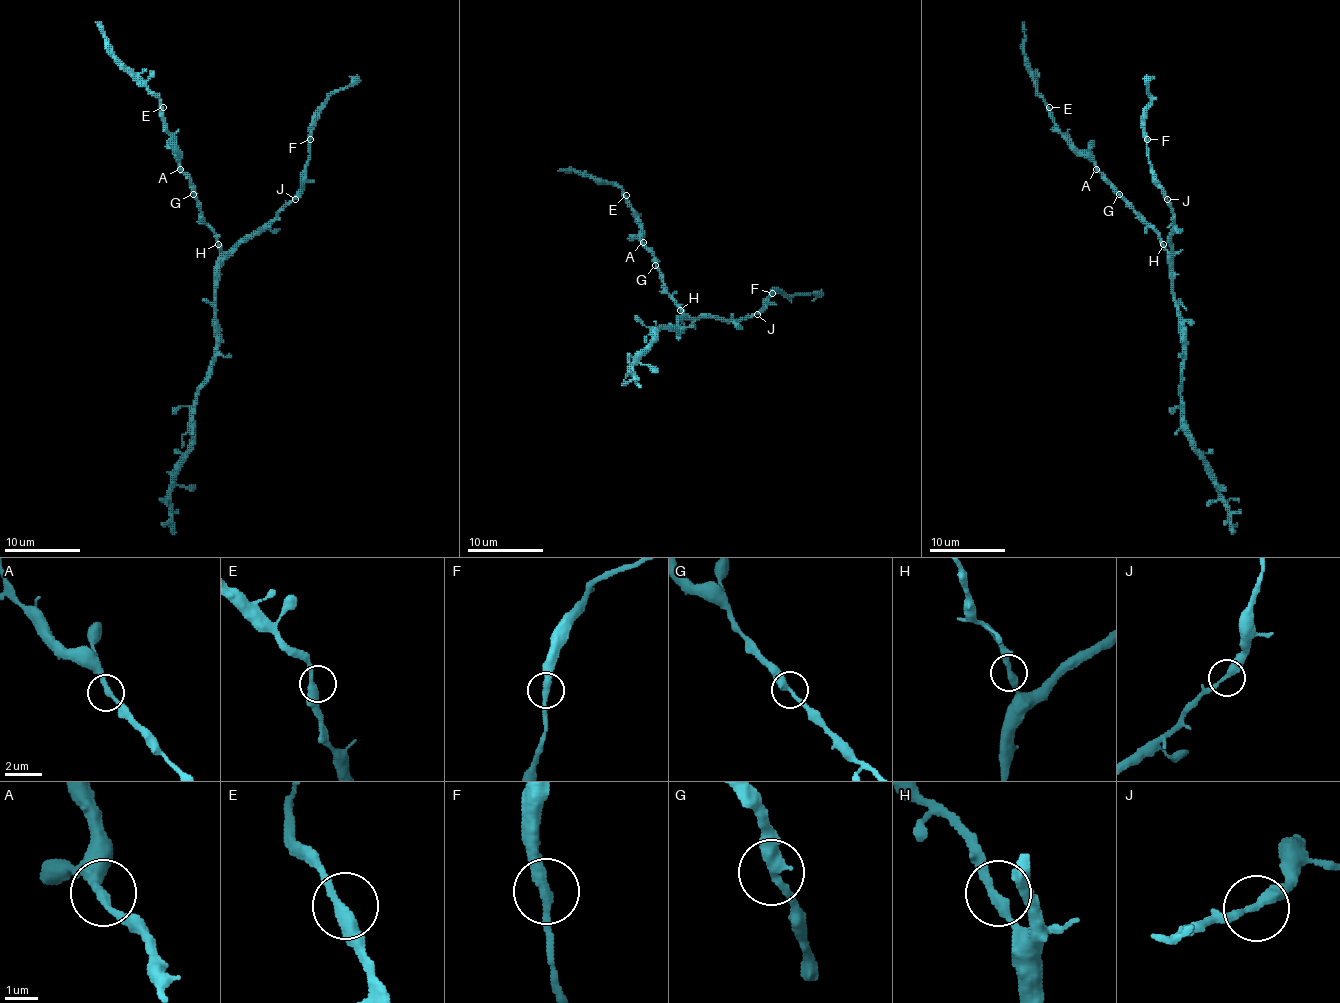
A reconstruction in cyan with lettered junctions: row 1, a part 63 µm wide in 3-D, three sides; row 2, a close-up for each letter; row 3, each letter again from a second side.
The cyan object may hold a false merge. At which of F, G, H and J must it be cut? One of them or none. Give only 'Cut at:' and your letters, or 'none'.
Cut at: none

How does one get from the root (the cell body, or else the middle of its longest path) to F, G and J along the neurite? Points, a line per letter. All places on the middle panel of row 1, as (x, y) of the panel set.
F: (682, 314), (688, 318), (752, 318), (772, 293)
G: (682, 314), (680, 306), (667, 293), (663, 274), (656, 265)
J: (682, 314), (688, 318), (718, 319), (744, 319), (757, 314)

